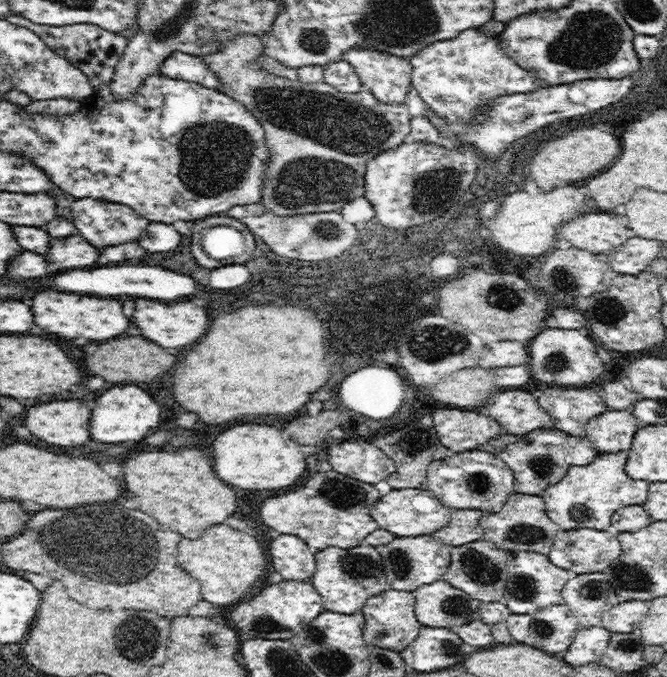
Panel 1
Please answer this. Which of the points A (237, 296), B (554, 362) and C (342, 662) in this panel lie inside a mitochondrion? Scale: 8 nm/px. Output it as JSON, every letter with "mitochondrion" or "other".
{"A":"other","B":"mitochondrion","C":"mitochondrion"}

